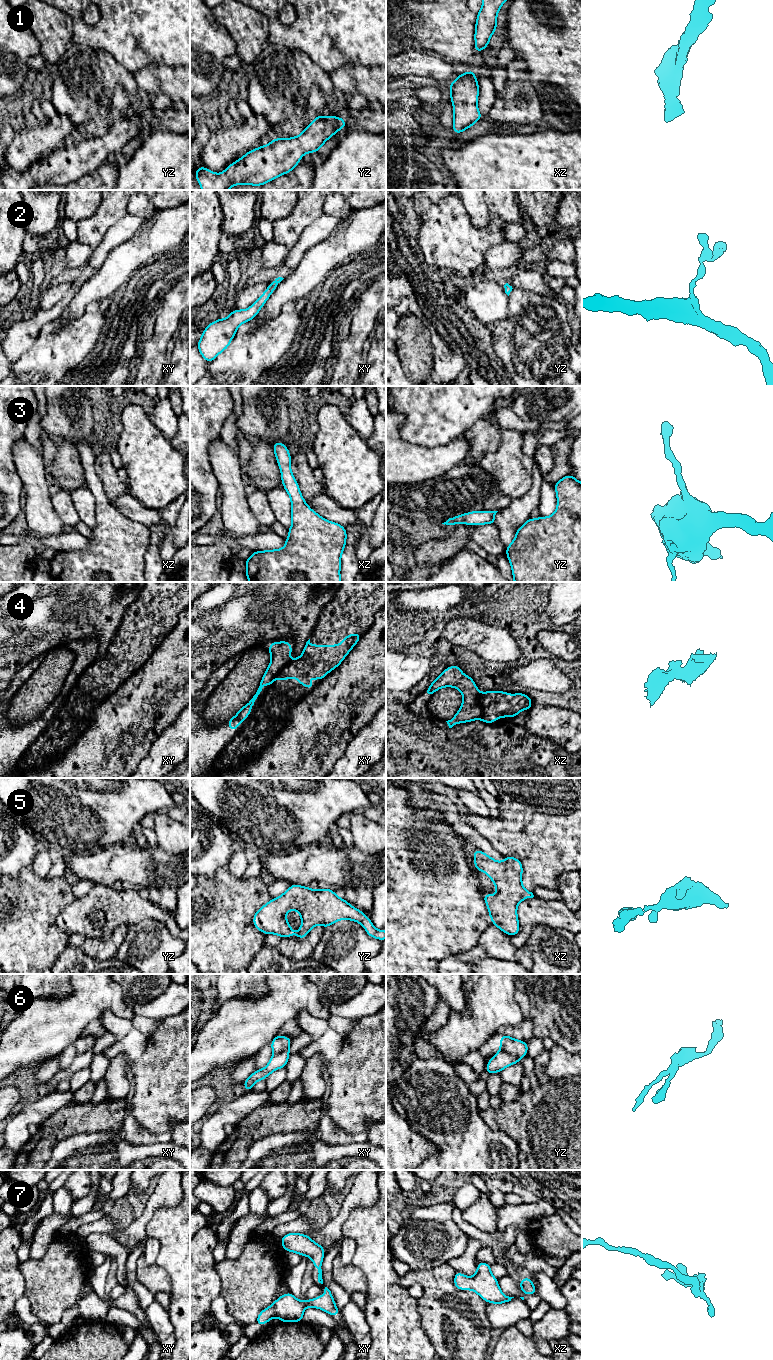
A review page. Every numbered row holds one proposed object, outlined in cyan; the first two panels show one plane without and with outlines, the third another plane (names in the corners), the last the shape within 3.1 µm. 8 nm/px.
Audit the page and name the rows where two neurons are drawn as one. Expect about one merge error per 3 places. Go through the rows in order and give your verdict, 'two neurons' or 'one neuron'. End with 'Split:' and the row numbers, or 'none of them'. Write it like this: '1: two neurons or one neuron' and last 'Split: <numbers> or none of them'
1: one neuron
2: one neuron
3: one neuron
4: two neurons
5: one neuron
6: two neurons
7: one neuron
Split: 4, 6

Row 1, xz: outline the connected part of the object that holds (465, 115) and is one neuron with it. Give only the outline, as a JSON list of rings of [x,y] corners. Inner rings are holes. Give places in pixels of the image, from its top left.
[[[474,70],[459,74],[458,77],[450,83],[448,86],[451,91],[448,93],[451,97],[451,102],[453,104],[454,119],[453,119],[453,129],[452,131],[456,134],[463,132],[464,130],[470,128],[478,120],[480,120],[483,115],[478,110],[477,98],[479,96],[479,84],[475,76]]]

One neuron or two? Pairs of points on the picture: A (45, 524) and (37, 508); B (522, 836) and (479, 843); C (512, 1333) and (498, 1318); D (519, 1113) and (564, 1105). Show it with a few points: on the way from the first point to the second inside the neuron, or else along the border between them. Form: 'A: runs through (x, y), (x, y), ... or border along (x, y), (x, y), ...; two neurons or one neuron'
A: runs through (43, 520), (39, 512); one neuron
B: border along (471, 826), (504, 856); two neurons
C: border along (514, 1325), (509, 1325), (504, 1329); two neurons
D: runs through (530, 1114), (553, 1114); one neuron

